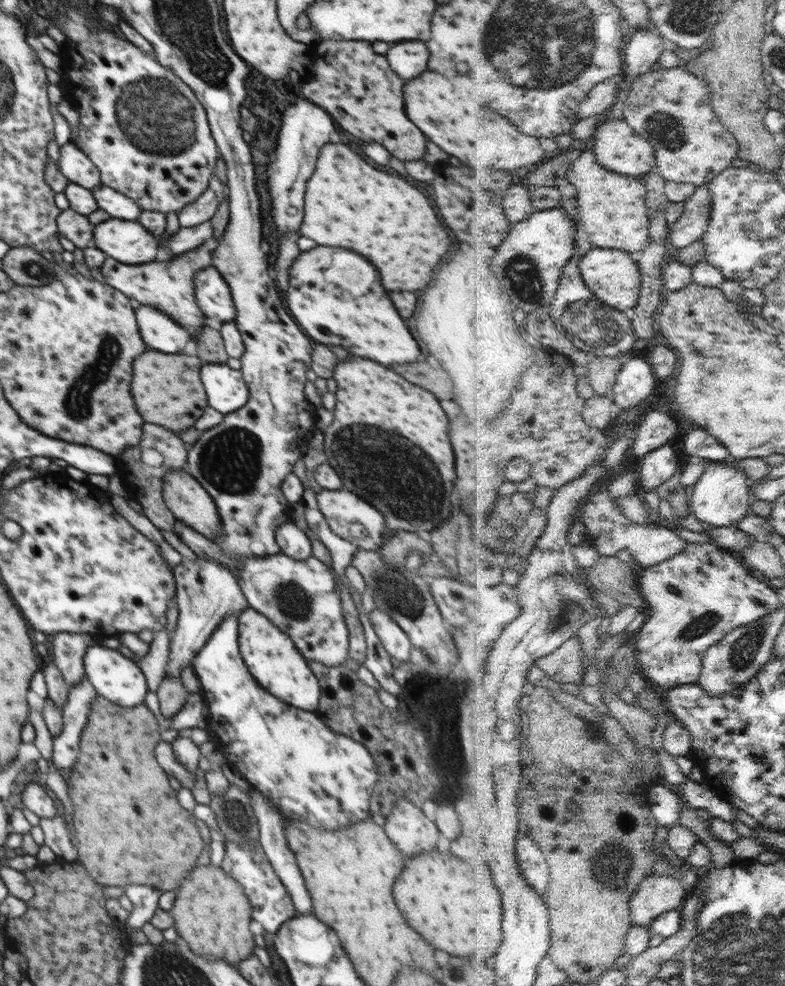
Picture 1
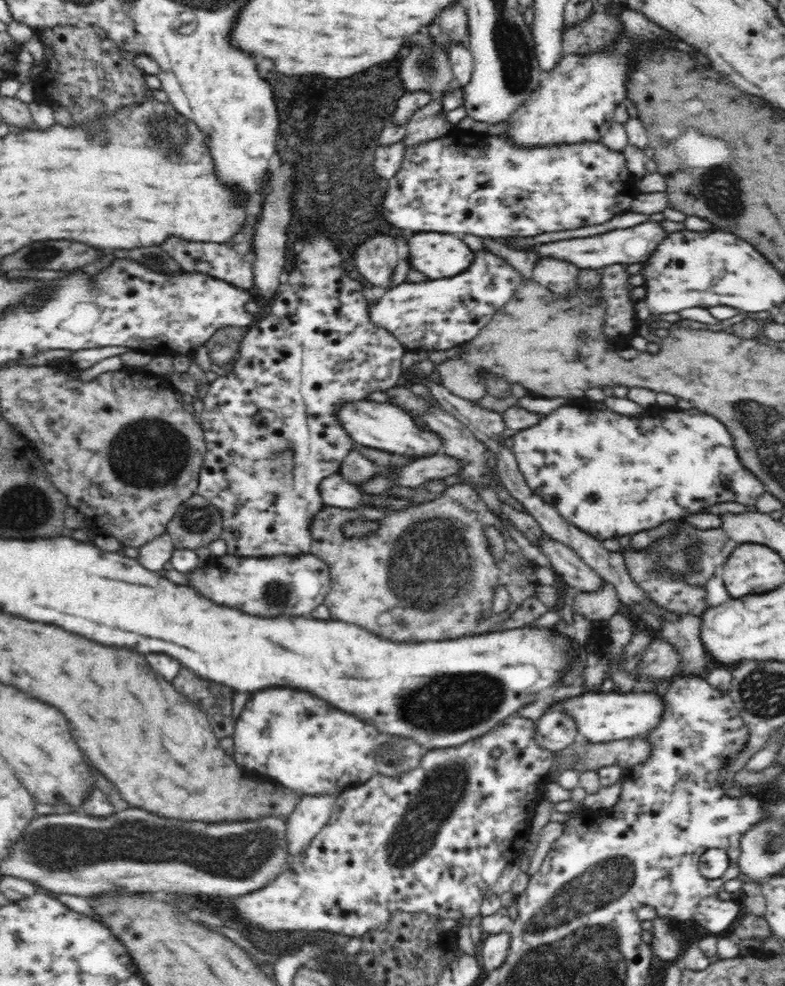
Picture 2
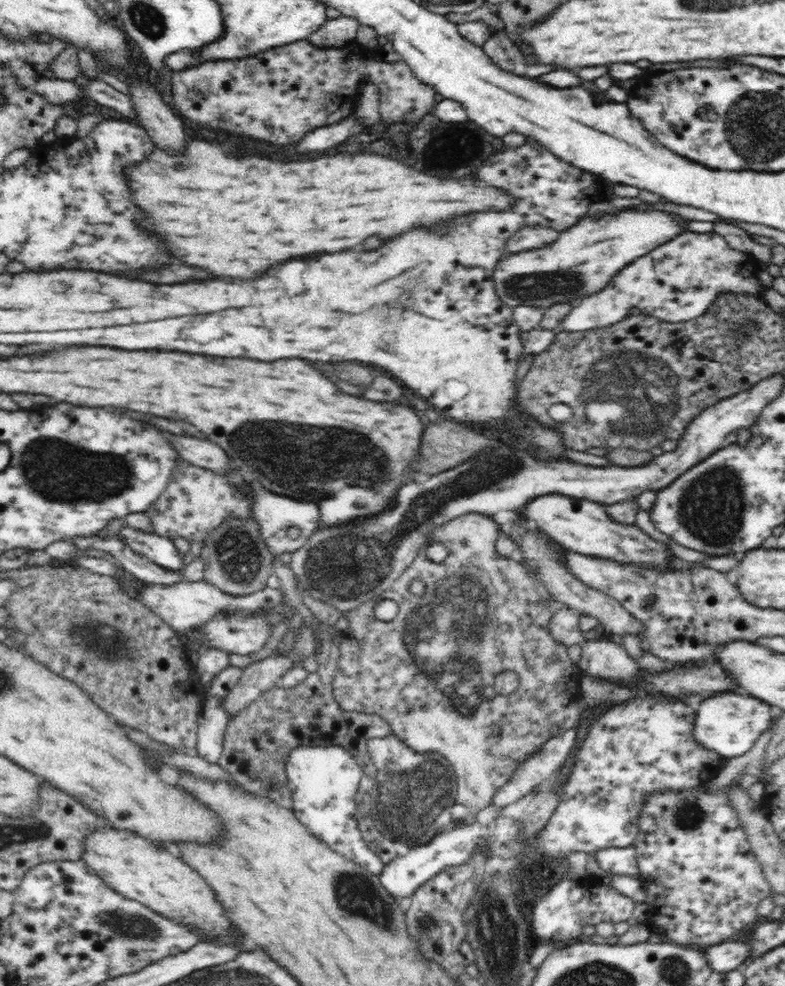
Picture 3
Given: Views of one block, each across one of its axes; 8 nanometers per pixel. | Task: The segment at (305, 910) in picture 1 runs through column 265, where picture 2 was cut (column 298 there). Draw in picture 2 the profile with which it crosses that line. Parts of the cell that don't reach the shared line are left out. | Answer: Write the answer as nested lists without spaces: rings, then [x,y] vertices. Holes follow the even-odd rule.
[[[340,794],[302,795],[288,817],[288,854],[299,855],[320,834],[330,820],[334,802]]]

